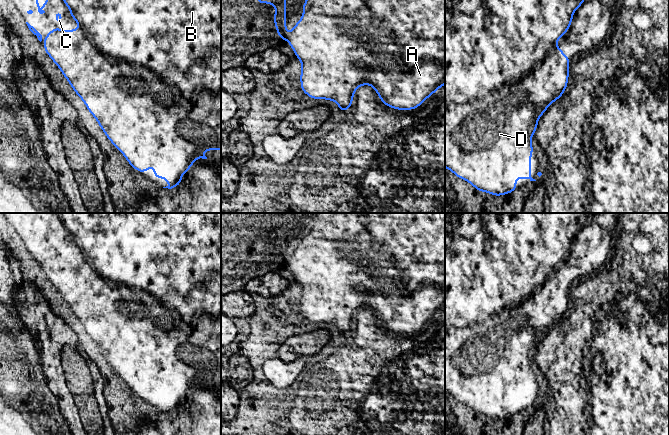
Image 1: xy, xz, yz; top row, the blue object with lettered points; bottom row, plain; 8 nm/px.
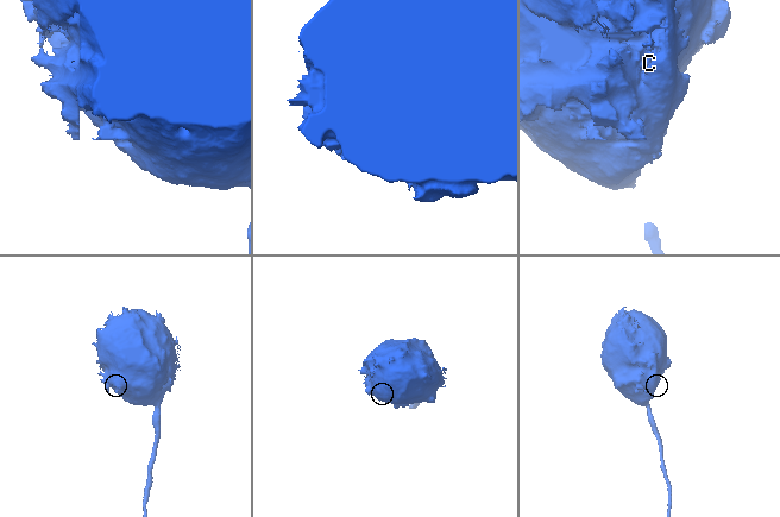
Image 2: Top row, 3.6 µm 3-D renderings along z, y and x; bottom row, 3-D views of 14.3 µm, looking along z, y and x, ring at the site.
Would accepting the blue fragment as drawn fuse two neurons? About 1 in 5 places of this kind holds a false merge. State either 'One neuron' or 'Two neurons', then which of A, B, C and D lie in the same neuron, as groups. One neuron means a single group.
One neuron. Groups: A B C D

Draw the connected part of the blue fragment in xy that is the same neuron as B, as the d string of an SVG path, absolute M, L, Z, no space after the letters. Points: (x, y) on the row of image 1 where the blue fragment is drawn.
M63 0L70 9L73 19L79 23L77 30L59 30L55 27L46 35L46 43L43 46L49 57L60 68L64 77L69 81L73 90L78 94L99 123L101 129L106 134L110 142L112 142L117 150L121 150L123 156L128 160L129 164L139 172L145 173L150 164L153 164L154 177L165 178L169 185L163 188L172 189L179 186L183 174L192 167L193 162L197 158L207 159L202 153L206 150L221 150L221 0Z

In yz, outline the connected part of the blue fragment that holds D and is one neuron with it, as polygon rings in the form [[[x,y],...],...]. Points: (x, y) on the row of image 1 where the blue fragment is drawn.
[[[445,0],[445,167],[452,171],[457,177],[468,181],[478,191],[501,196],[503,194],[510,194],[519,188],[519,186],[515,184],[516,178],[536,181],[531,177],[531,153],[534,152],[534,148],[531,145],[531,137],[537,129],[540,116],[547,110],[549,105],[559,99],[566,90],[570,58],[568,55],[562,53],[561,48],[556,46],[556,42],[561,36],[565,35],[571,25],[574,11],[578,9],[583,2],[584,0]]]

